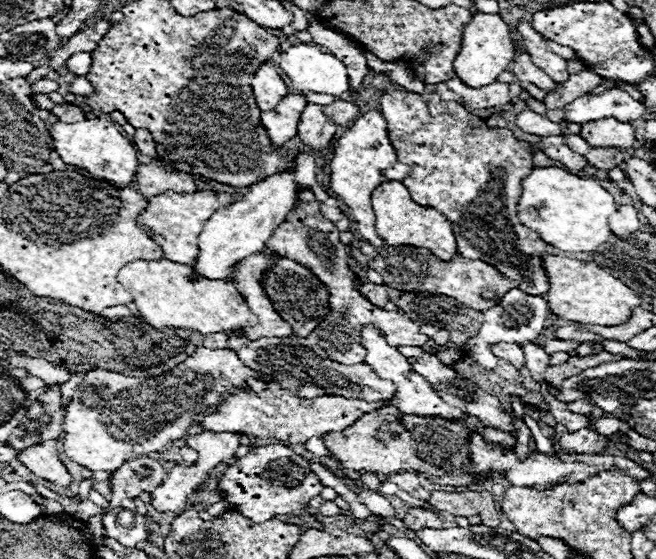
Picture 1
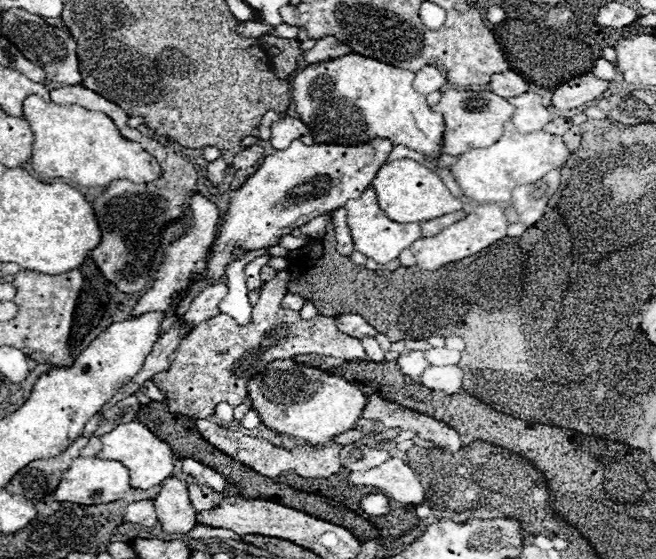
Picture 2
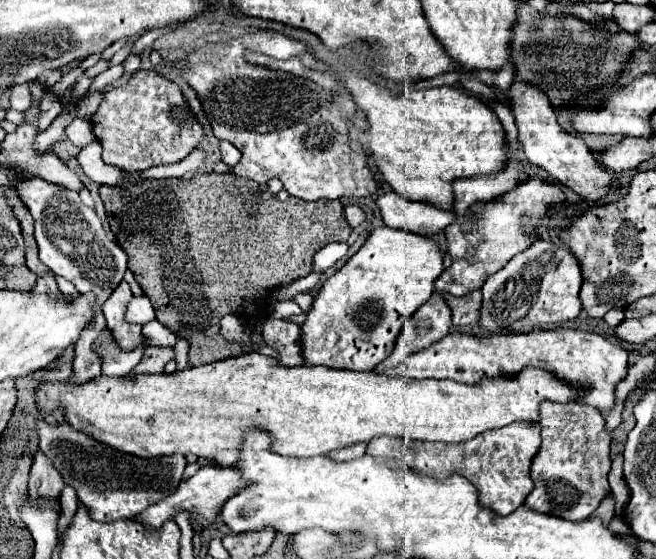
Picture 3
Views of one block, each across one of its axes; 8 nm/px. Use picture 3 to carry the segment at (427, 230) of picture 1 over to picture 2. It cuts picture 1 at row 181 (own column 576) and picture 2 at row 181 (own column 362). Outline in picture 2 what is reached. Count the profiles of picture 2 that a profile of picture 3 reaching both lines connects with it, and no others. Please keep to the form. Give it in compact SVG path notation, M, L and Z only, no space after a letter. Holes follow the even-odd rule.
M410 158L394 160L394 162L380 166L380 170L376 172L376 176L372 180L372 188L378 194L378 204L384 210L384 214L390 220L400 222L400 224L426 222L426 220L440 218L444 214L462 210L462 200L458 200L456 196L450 194L450 190L444 186L444 182L440 180L438 174Z

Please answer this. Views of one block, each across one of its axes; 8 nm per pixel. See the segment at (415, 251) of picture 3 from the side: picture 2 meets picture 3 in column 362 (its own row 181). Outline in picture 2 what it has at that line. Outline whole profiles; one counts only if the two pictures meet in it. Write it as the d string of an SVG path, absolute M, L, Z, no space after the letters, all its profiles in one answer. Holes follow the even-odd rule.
M380 138L362 146L306 146L294 140L286 150L276 150L266 156L260 168L240 188L230 190L220 234L208 250L206 270L200 278L220 280L226 274L226 266L242 258L244 252L276 246L282 236L290 234L286 228L300 228L308 220L344 206L346 200L358 198L370 186L390 150L392 142Z

